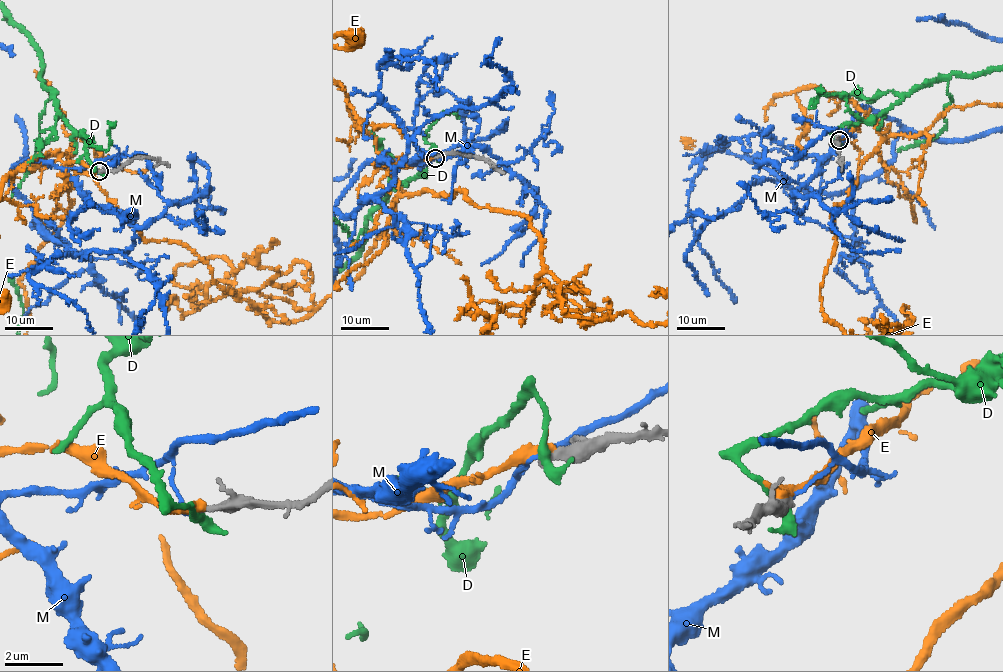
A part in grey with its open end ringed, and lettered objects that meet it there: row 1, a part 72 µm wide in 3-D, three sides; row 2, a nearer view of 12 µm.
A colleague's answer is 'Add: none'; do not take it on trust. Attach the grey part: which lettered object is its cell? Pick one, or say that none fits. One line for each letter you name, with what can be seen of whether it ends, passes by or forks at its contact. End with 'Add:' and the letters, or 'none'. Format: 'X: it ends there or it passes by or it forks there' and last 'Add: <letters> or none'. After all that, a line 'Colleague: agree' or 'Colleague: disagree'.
Add: none
Colleague: agree

